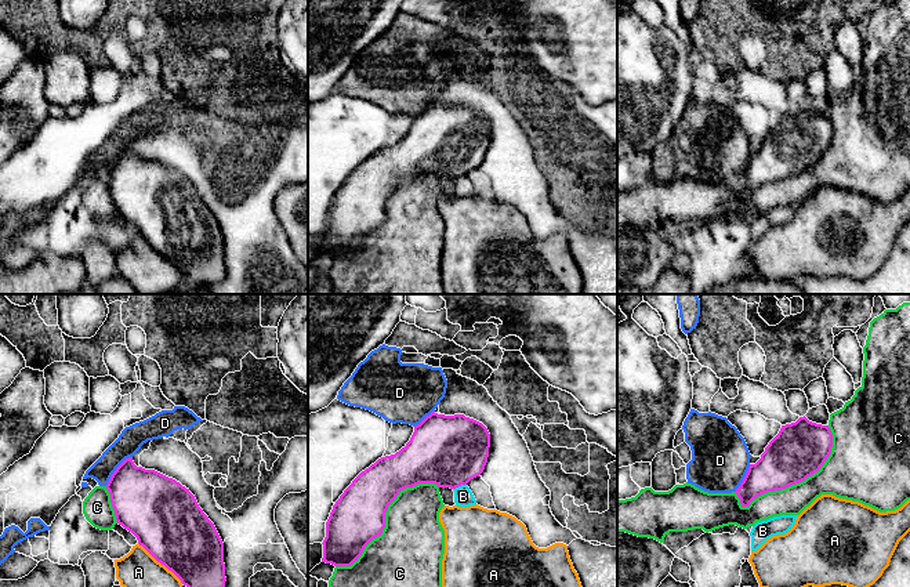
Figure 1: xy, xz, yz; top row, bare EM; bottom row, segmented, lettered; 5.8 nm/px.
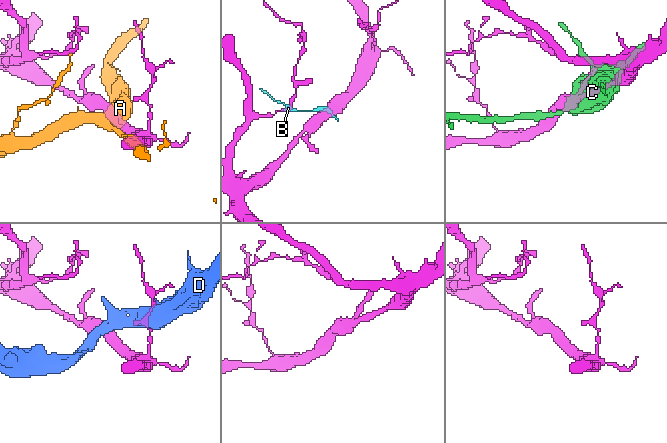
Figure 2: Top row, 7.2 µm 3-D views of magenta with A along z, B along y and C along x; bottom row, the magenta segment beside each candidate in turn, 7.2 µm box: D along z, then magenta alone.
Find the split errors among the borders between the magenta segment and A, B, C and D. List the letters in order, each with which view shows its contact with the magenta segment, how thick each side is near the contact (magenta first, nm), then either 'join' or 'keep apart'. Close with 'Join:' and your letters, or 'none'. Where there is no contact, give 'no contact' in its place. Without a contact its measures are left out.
A: contact in xy; calibres 400 and 220 nm; keep apart
B: contact in xz; calibres 420 and 110 nm; join
C: contact in yz; calibres 320 and 260 nm; keep apart
D: contact in xy; calibres 380 and 140 nm; keep apart
Join: B

